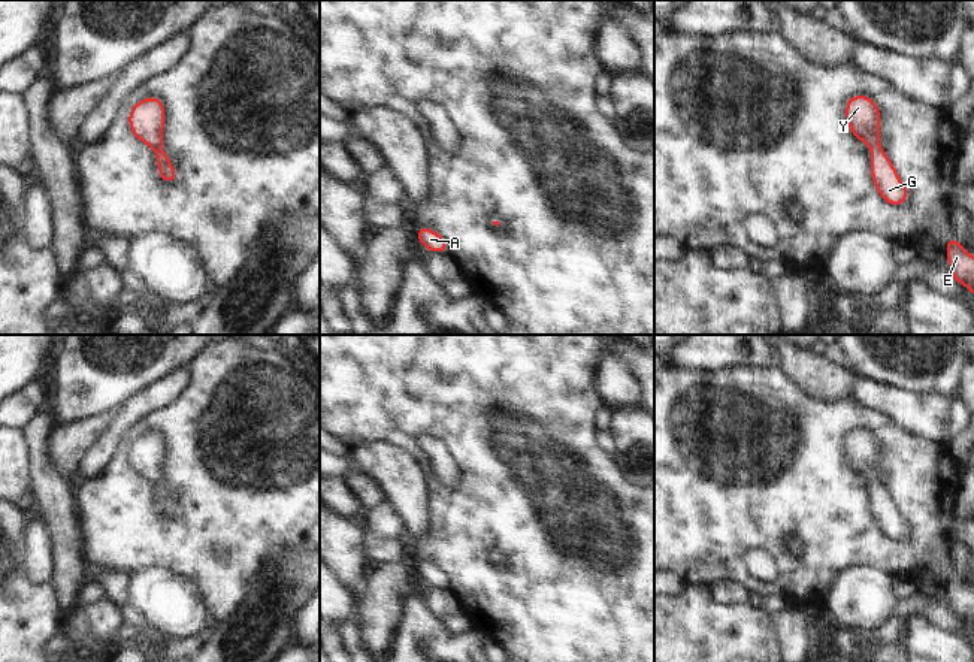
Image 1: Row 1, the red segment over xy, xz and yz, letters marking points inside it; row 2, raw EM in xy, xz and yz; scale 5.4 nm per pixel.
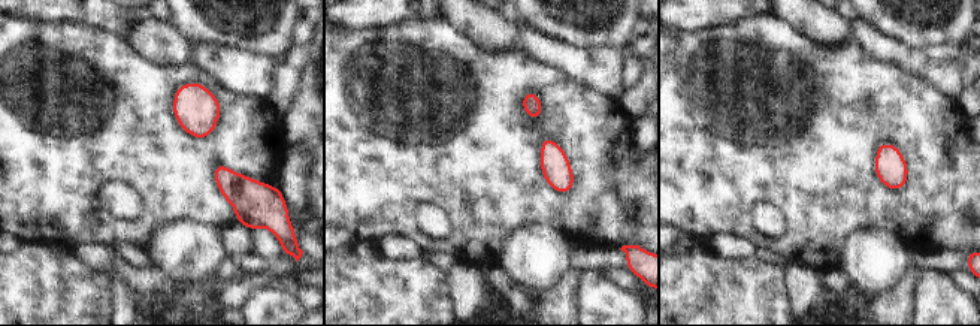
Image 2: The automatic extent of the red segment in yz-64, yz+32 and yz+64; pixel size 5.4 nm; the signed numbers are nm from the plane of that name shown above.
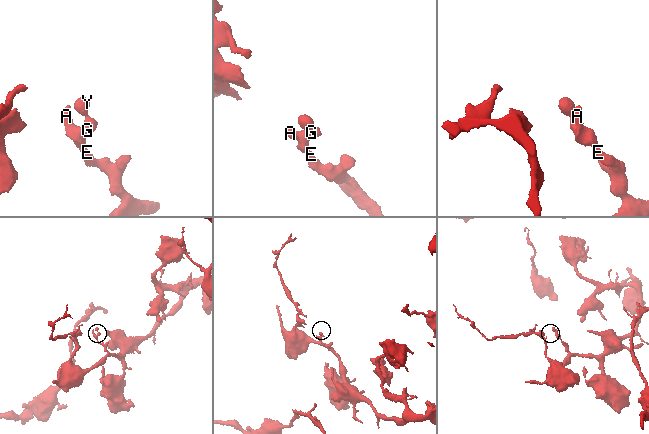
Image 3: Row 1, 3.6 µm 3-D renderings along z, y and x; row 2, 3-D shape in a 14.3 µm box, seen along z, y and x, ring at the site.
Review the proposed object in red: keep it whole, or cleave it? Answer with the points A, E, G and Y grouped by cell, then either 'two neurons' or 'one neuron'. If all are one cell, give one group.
A E G Y; one neuron

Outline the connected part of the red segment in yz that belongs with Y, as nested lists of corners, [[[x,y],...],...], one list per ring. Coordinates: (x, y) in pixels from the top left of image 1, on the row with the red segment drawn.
[[[853,96],[846,103],[846,118],[850,132],[871,148],[871,178],[878,194],[889,205],[902,205],[908,199],[908,190],[880,146],[878,106],[868,96]]]

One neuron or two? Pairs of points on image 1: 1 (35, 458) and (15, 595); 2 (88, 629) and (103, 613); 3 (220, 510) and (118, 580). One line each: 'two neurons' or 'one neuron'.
1: two neurons
2: one neuron
3: two neurons

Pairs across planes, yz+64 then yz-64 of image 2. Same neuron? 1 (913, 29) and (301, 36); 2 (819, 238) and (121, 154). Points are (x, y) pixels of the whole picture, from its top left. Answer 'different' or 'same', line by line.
1: different
2: same

